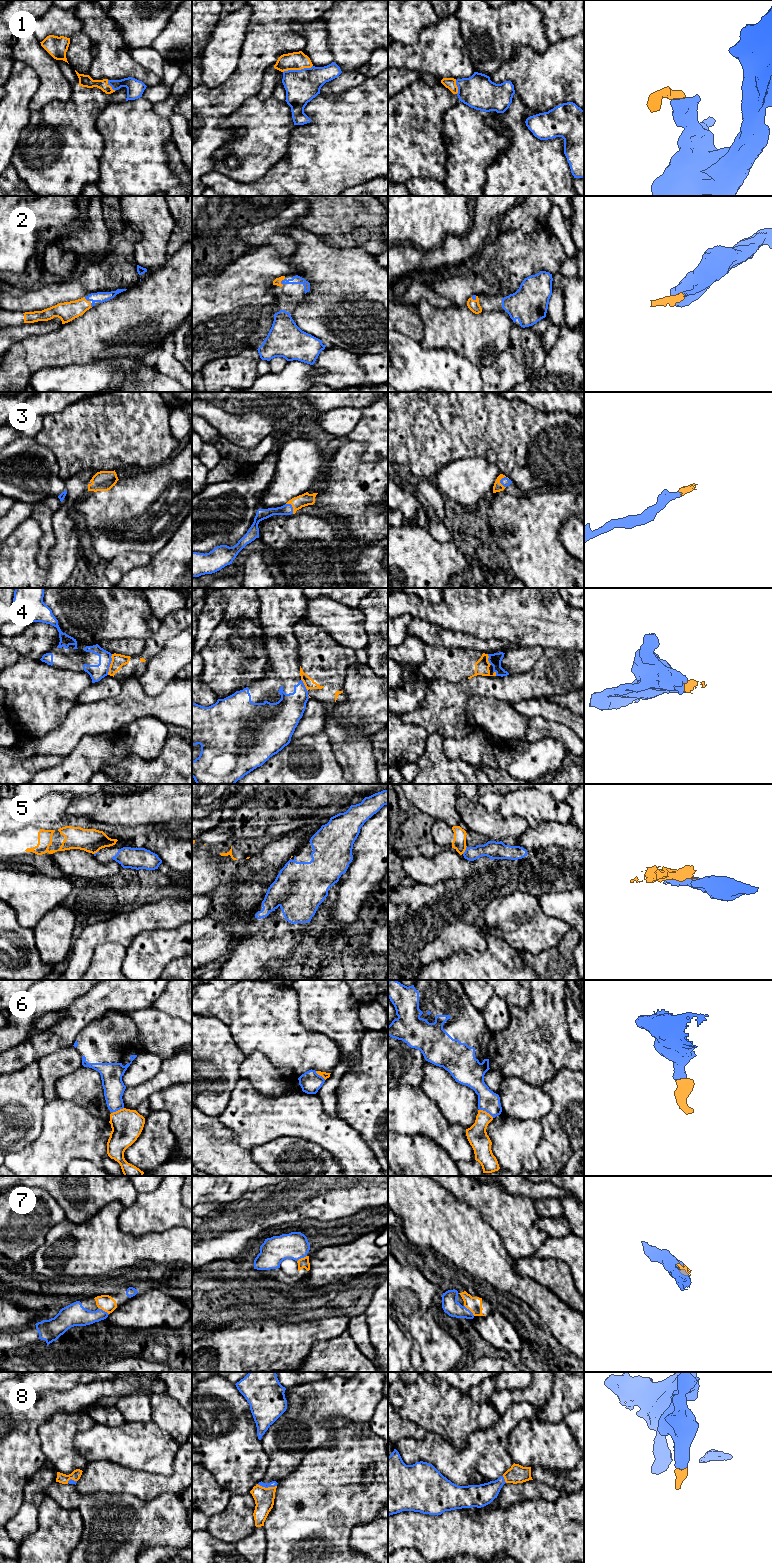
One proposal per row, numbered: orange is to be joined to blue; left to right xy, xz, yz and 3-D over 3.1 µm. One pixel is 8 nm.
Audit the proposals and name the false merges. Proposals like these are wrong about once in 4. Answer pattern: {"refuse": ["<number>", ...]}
{"refuse": ["4", "5"]}

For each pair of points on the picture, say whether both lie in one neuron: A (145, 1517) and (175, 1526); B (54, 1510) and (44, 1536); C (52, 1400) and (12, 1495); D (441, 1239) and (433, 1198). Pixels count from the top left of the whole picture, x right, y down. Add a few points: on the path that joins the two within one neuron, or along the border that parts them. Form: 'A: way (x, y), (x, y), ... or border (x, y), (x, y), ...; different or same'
A: way (152, 1523), (168, 1525); same
B: way (53, 1516), (53, 1521), (47, 1527), (47, 1530); same
C: way (28, 1424), (12, 1440), (12, 1471); same
D: way (441, 1229), (441, 1224), (433, 1216), (433, 1208); same

